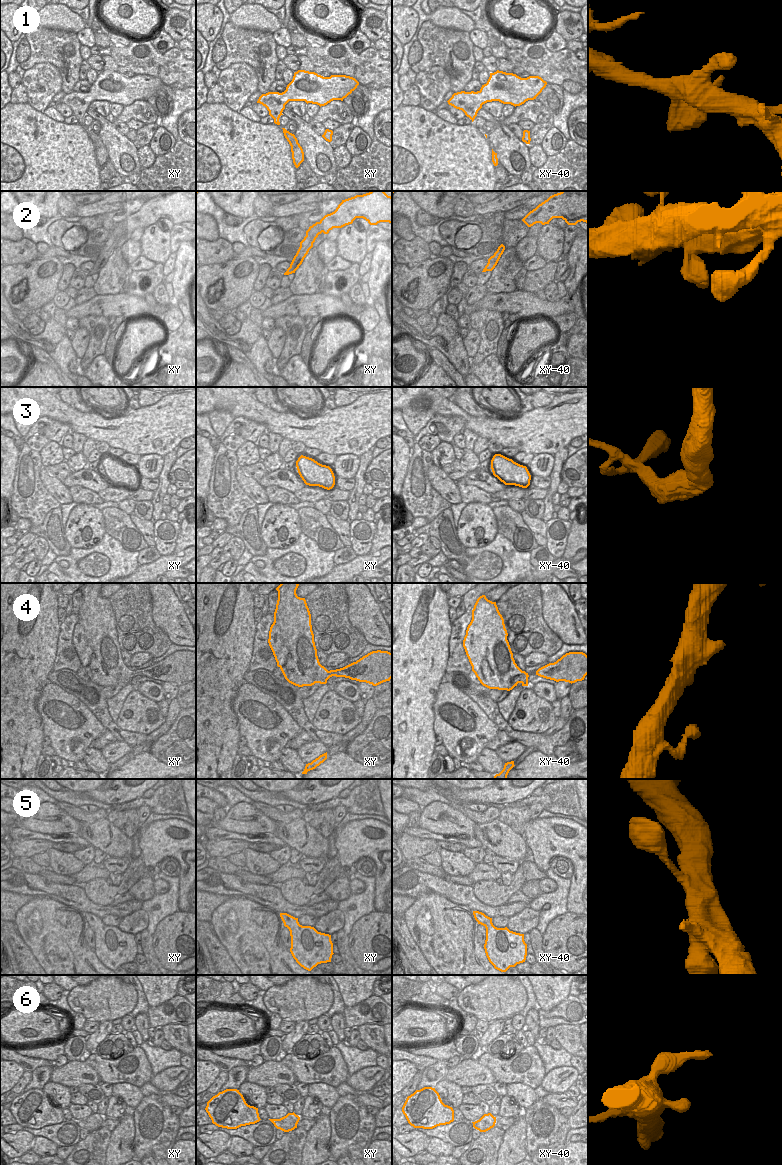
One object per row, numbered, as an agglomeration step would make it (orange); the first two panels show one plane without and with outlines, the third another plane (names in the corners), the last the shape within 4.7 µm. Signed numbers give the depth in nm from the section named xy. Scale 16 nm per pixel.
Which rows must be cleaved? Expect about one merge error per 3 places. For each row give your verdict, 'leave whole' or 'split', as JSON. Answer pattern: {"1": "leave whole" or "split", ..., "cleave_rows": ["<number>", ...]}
{"1": "leave whole", "2": "leave whole", "3": "split", "4": "leave whole", "5": "leave whole", "6": "leave whole", "cleave_rows": ["3"]}

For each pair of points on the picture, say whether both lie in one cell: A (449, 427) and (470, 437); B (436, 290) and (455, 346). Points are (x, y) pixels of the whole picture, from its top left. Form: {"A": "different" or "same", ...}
{"A": "different", "B": "different"}

